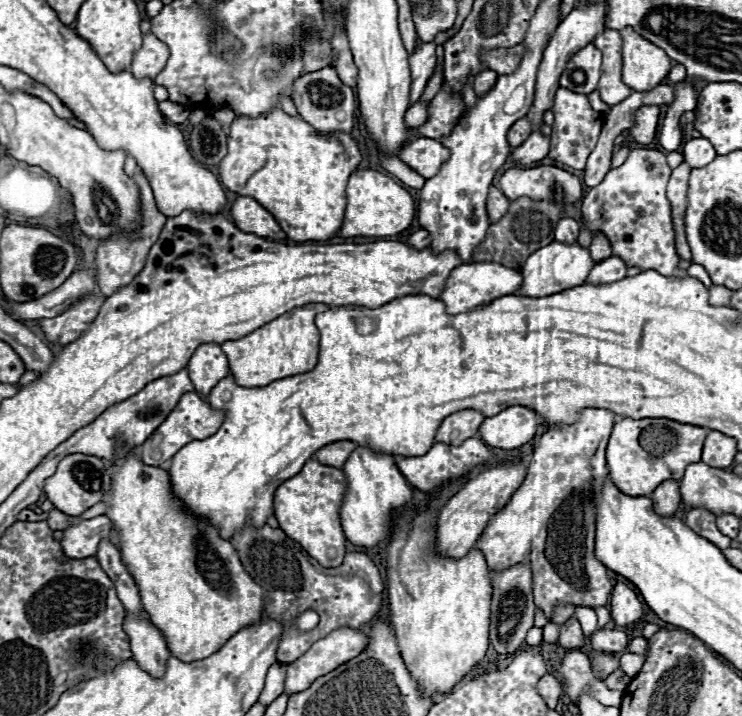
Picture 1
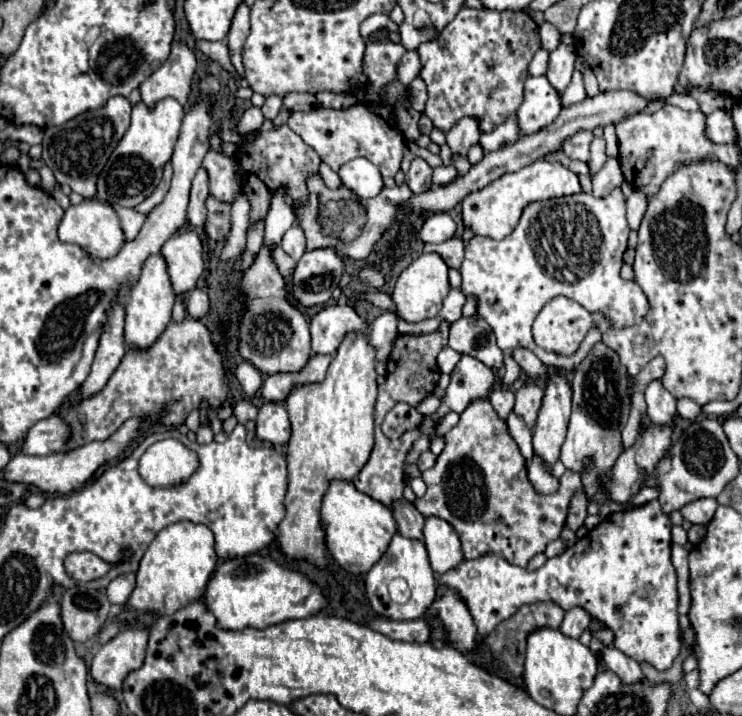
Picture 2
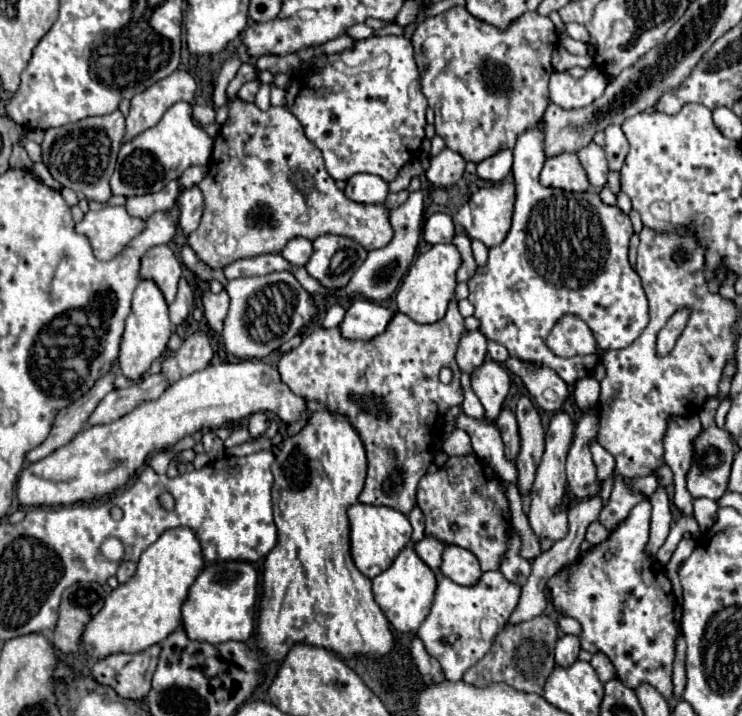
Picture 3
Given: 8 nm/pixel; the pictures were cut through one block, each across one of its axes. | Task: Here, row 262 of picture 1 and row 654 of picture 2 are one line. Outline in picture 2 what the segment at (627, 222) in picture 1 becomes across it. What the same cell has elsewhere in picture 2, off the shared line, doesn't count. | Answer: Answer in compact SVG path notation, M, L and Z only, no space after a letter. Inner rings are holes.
M652 500L636 510L610 514L560 556L548 558L538 570L514 566L498 554L464 560L438 578L438 594L444 588L458 590L480 628L480 636L490 634L522 604L552 600L564 610L582 606L592 618L614 630L614 646L626 656L646 660L656 670L668 670L682 646L670 546L670 518L662 512L660 502Z

